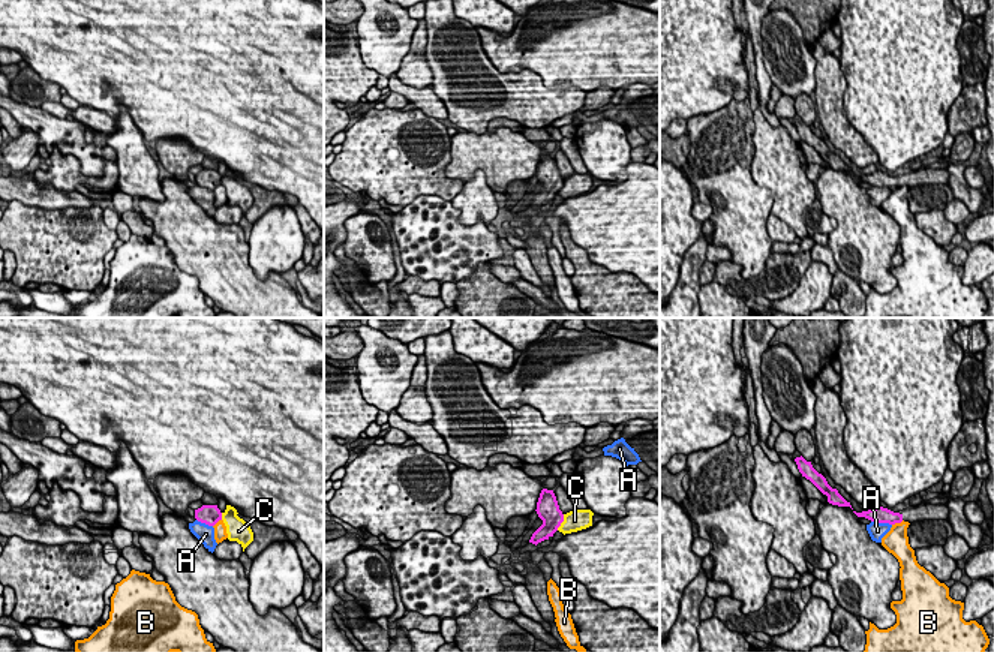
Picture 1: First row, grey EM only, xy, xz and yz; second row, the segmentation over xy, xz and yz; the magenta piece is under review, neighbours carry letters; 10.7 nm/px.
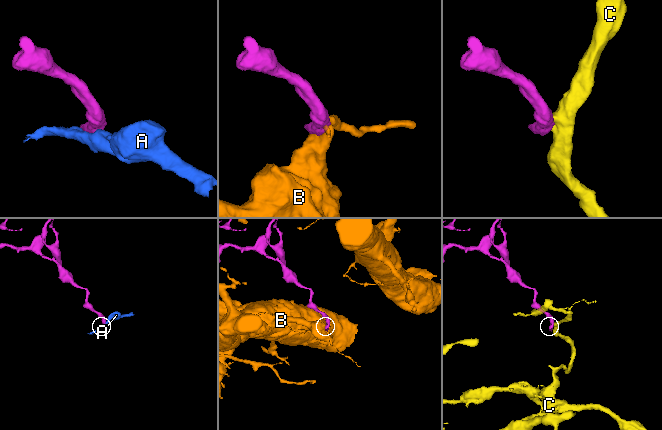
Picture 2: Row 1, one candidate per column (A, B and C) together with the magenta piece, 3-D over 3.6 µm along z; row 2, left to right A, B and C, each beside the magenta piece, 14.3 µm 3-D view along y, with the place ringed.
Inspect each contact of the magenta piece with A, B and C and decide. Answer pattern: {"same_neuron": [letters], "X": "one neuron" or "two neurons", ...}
{"same_neuron": [], "A": "two neurons", "B": "two neurons", "C": "two neurons"}

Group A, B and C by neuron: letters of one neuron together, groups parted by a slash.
A / B / C

